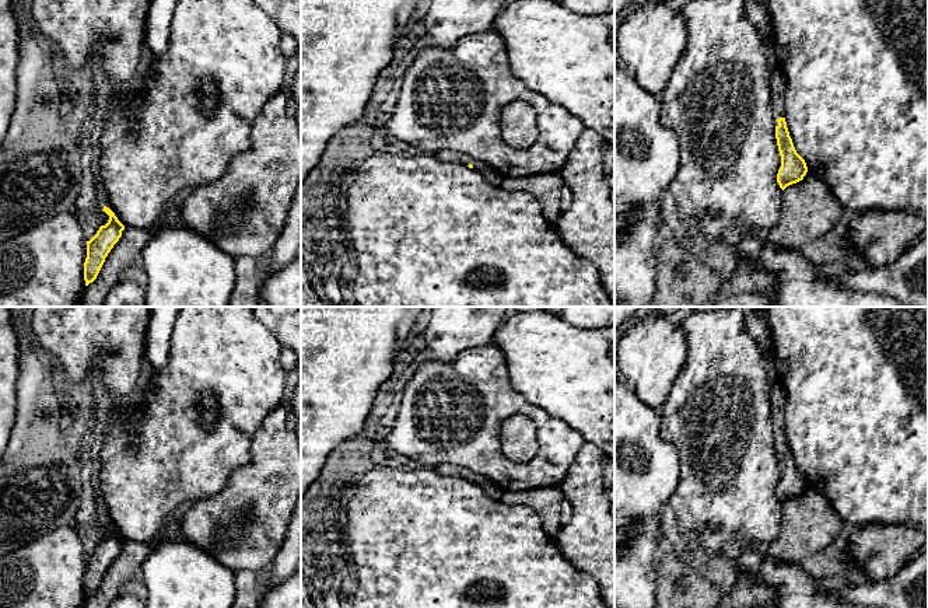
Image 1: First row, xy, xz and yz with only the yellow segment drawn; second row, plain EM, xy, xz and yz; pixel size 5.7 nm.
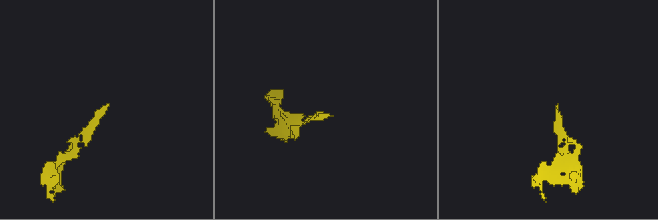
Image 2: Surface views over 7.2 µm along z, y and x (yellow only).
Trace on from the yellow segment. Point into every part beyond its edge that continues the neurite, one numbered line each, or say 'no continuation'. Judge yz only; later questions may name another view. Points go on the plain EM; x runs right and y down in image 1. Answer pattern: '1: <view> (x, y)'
1: yz (777, 394)

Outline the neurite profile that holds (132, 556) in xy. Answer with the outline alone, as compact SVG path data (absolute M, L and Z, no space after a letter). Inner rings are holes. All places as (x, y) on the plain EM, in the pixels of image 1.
M155 539L148 542L125 542L119 555L105 572L97 593L85 600L84 608L109 608L120 595L122 586L143 567L144 560L157 545Z

